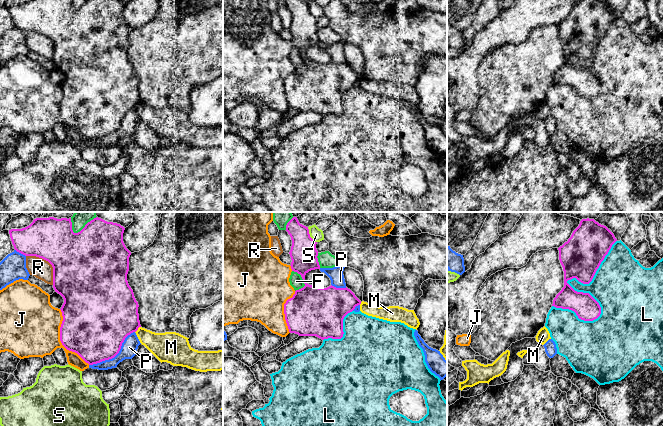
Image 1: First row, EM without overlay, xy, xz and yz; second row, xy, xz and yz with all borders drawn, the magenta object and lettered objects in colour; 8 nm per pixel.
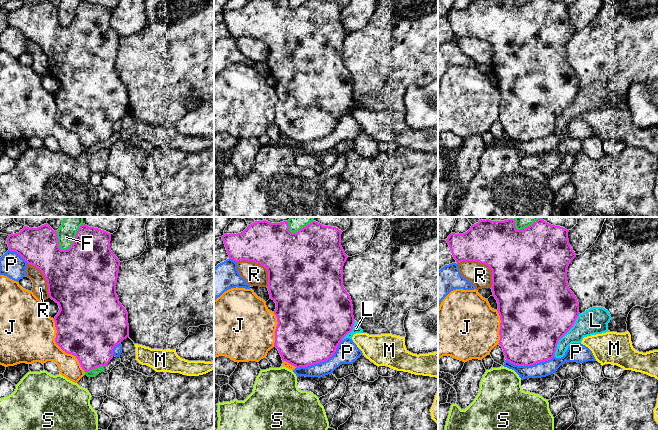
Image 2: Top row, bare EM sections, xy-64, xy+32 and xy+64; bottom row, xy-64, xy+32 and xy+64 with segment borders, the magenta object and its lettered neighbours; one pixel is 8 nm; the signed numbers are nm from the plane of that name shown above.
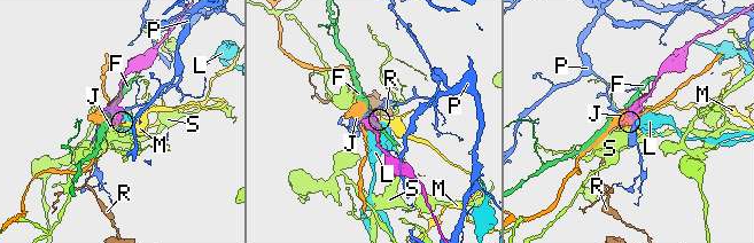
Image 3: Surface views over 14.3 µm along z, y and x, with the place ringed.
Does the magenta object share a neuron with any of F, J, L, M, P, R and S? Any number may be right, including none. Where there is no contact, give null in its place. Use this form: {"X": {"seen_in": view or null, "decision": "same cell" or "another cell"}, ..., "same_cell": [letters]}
{"F": {"seen_in": "xz", "decision": "another cell"}, "J": {"seen_in": "xy", "decision": "another cell"}, "L": {"seen_in": "yz", "decision": "another cell"}, "M": {"seen_in": "xy", "decision": "another cell"}, "P": {"seen_in": "xy", "decision": "another cell"}, "R": {"seen_in": "xy", "decision": "another cell"}, "S": {"seen_in": "xz", "decision": "another cell"}, "same_cell": []}

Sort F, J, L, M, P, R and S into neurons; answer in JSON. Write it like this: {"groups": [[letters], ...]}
{"groups": [["F"], ["J"], ["L"], ["M"], ["P"], ["R"], ["S"]]}

